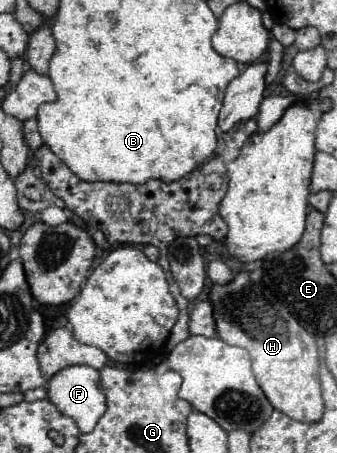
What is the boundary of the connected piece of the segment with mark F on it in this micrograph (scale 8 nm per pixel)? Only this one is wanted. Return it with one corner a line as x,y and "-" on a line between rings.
68,366
48,380
48,400
64,414
76,420
82,432
92,432
98,418
106,410
104,394
100,390
100,374
92,366

